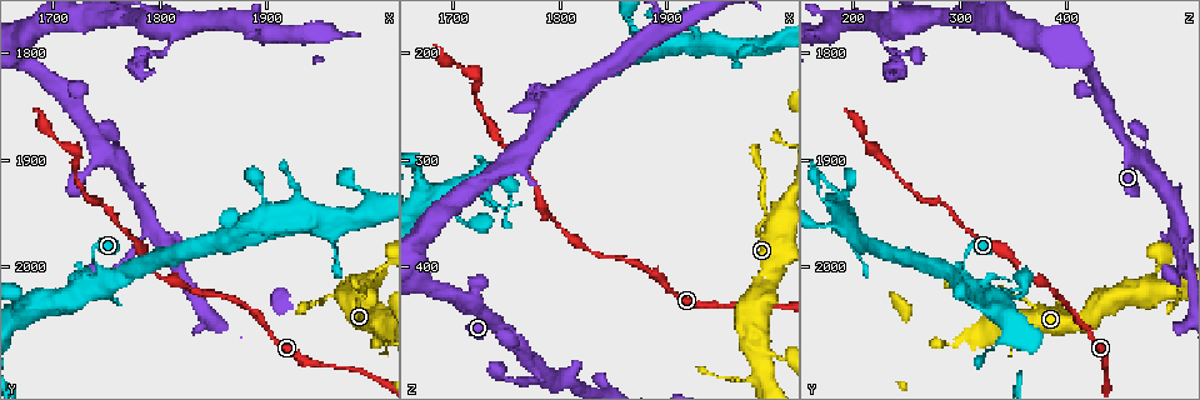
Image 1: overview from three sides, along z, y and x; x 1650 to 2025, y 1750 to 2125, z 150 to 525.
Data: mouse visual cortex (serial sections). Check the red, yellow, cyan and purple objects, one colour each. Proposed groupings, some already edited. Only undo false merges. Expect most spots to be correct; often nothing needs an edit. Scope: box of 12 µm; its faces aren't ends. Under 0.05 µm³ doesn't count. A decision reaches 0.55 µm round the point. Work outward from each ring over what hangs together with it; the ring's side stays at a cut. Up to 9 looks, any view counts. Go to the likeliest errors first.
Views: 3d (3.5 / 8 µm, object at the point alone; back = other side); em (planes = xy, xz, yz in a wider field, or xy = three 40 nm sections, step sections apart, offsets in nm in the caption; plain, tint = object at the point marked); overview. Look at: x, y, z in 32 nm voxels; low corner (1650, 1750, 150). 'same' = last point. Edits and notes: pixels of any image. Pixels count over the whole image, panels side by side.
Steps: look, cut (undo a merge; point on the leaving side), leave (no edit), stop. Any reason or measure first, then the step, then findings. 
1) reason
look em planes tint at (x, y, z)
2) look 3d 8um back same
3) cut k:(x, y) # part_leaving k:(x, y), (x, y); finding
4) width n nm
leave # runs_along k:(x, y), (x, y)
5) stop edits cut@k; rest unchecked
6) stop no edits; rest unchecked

look 3d 3.5um at (1798, 1804, 246)

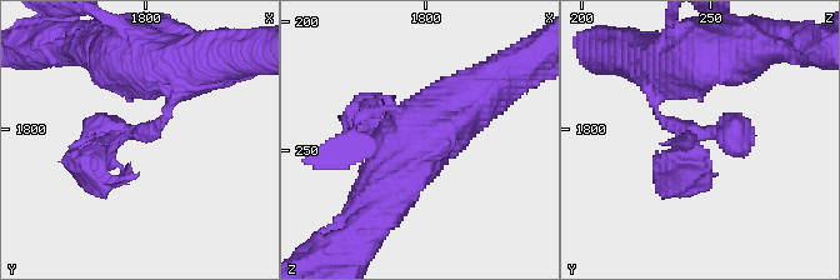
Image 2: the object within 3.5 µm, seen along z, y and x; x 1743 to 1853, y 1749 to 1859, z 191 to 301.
now the EM
look em xy step 3 tint at (1797, 1802, 245)

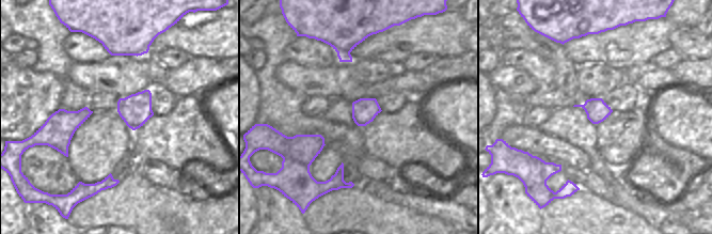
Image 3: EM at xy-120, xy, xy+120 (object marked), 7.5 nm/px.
another direction
look em xy step 2 tint same

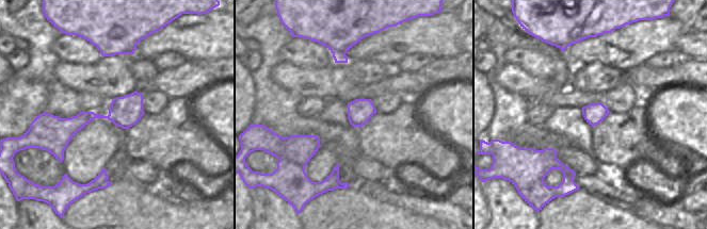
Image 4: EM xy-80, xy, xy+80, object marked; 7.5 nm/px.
leave # runs_along 2:(178, 88), (161, 123), (104, 145), (104, 188); one cell here

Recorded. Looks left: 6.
abrupt turn
look 3d 3.5um at (1992, 2016, 482)

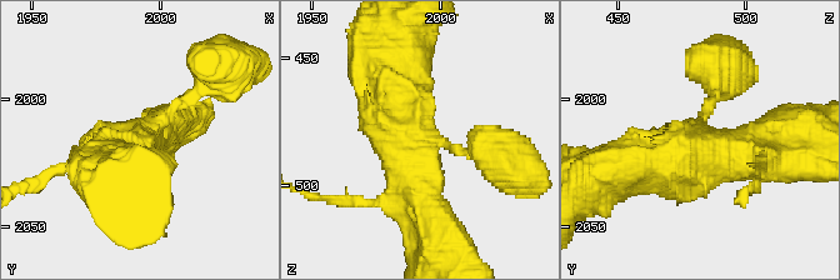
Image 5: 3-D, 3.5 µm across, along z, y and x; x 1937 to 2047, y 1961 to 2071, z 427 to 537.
need the tissue
look em xy step 1 tint at (1993, 2016, 483)

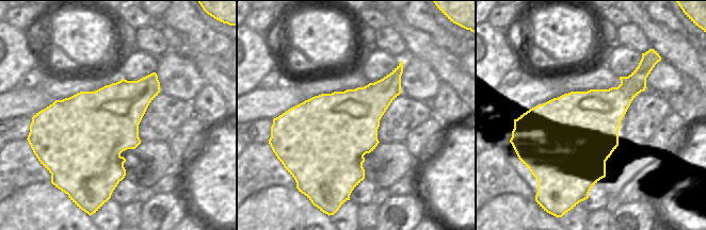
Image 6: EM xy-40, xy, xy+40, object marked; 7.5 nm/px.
leave # runs_along 5:(395, 108), (410, 188), (456, 248); continuous, no second cell

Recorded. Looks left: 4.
narrows sharply
look 3d 3.5um at (1958, 2092, 438)

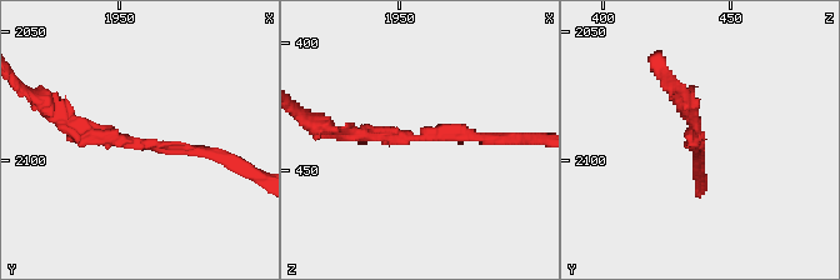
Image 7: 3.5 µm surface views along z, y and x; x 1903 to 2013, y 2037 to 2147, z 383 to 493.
arm_widths 150, 150 nm
look em xy step 2 tint at (1956, 2093, 437)

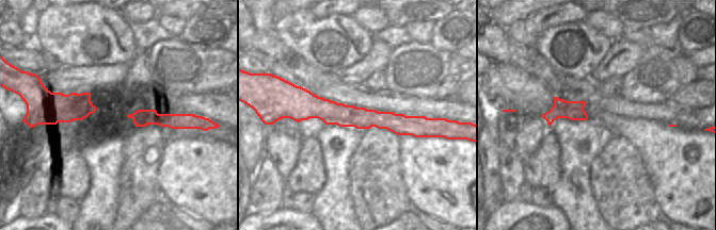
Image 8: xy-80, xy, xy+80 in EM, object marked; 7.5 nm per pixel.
leave # runs_along 7:(60, 115), (83, 134), (216, 153); continuous, no second cell

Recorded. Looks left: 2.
thin neck
look 3d 8um at (1700, 1882, 208)

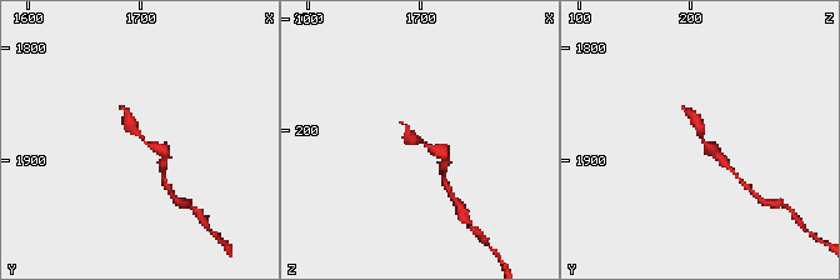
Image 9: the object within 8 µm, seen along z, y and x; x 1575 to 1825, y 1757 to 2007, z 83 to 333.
zoom in
look 3d 3.5um at (1700, 1884, 208)

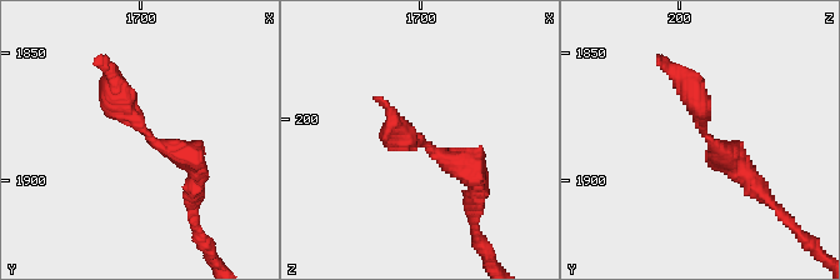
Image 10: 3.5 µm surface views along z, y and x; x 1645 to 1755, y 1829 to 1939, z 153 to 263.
leave # runs_along 10:(198, 175), (140, 129), (109, 68); continuous, no second cell

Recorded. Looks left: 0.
stop no edits; rest unchecked

